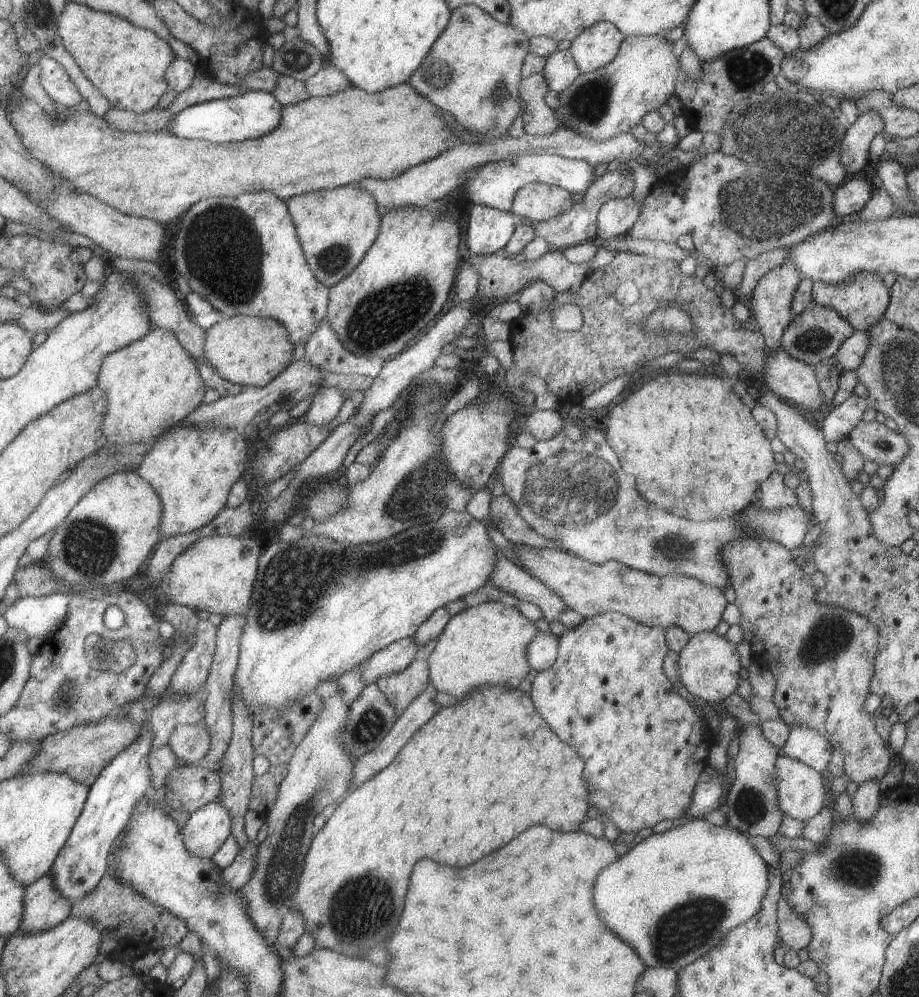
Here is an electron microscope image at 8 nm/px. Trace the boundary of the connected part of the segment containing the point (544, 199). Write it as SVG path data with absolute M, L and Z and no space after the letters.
M531 183L513 196L510 212L532 222L565 216L573 206L571 194L557 186Z

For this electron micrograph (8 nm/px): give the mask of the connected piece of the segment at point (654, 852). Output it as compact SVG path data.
M689 819L686 823L681 823L680 826L675 826L675 828L672 827L662 834L653 833L648 838L641 840L636 846L633 846L627 854L623 854L615 862L609 864L607 868L603 868L601 874L597 874L595 882L593 882L593 904L595 904L595 910L599 914L599 920L603 920L605 926L613 934L623 938L623 942L627 942L639 954L639 958L643 960L646 968L670 969L677 972L697 960L697 958L703 957L703 954L707 954L709 950L719 946L722 943L723 936L727 936L727 932L735 926L751 920L757 914L757 910L760 910L759 906L761 906L765 892L767 892L767 886L769 886L769 868L767 868L763 858L755 852L751 842L747 840L746 833L735 830L727 823L722 826L714 826L709 824L707 820Z

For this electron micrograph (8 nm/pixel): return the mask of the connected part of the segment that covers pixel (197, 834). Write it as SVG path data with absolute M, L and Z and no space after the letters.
M212 801L191 812L183 830L183 846L197 858L209 858L230 836L231 816L220 801Z

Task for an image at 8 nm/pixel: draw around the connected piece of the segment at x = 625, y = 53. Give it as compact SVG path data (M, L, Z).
M664 35L625 37L611 62L598 70L580 73L570 86L559 92L559 106L553 112L560 126L595 142L629 132L645 114L657 111L674 95L680 70L679 60L671 49Z

